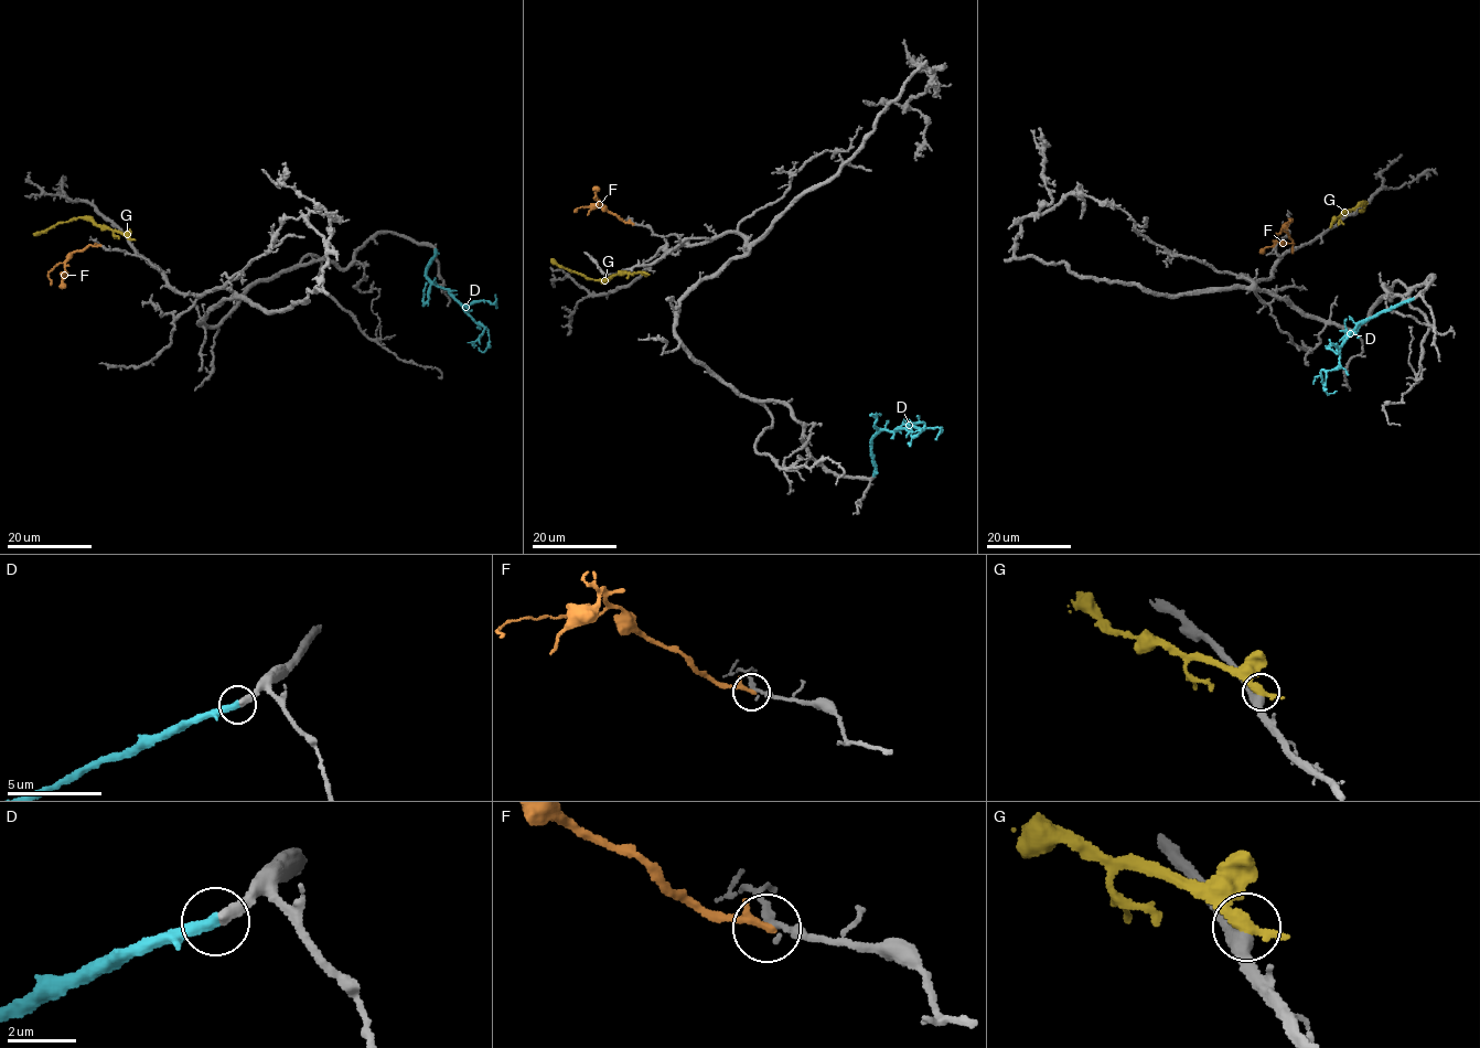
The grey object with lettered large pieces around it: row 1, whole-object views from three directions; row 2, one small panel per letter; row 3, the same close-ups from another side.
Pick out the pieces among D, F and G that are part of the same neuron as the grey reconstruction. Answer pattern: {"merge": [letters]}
{"merge": ["D"]}

